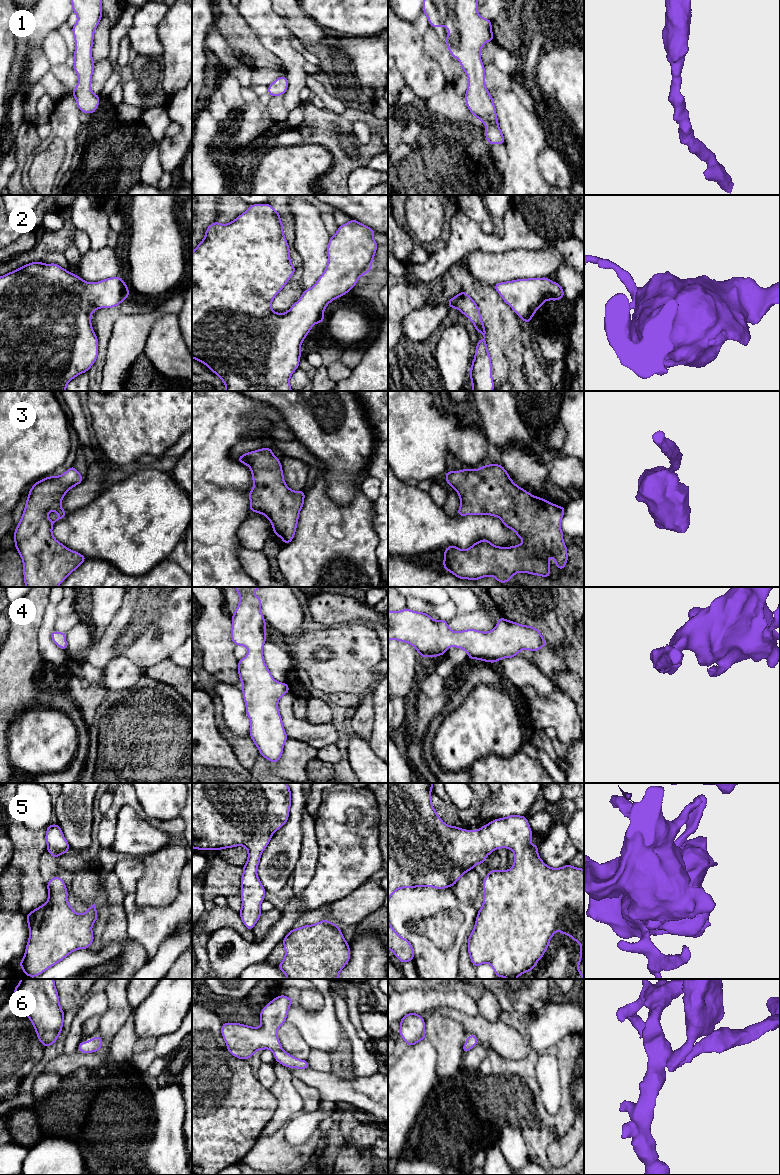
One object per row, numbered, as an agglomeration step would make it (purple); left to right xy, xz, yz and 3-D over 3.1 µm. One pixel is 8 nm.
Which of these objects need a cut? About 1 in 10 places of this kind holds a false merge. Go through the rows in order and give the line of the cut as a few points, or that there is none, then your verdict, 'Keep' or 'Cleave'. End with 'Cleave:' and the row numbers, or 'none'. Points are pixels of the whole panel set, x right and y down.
1: No split. Keep
2: No split. Keep
3: No split. Keep
4: No split. Keep
5: No split. Keep
6: No split. Keep
Cleave: none

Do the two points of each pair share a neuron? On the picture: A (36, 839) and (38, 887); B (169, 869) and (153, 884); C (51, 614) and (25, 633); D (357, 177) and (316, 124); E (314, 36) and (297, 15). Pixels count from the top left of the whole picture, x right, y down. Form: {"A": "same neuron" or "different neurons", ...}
{"A": "same neuron", "B": "same neuron", "C": "different neurons", "D": "different neurons", "E": "same neuron"}

